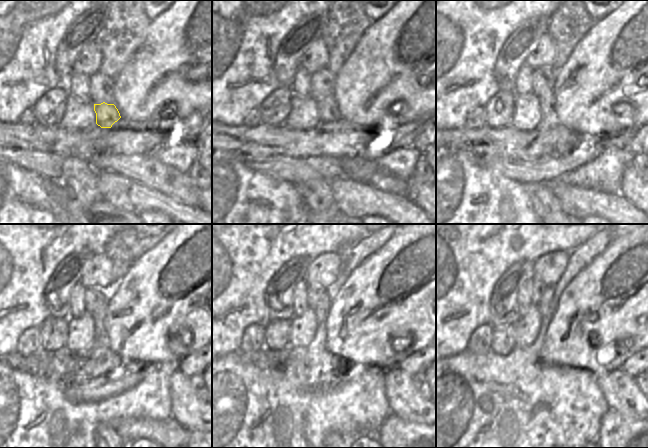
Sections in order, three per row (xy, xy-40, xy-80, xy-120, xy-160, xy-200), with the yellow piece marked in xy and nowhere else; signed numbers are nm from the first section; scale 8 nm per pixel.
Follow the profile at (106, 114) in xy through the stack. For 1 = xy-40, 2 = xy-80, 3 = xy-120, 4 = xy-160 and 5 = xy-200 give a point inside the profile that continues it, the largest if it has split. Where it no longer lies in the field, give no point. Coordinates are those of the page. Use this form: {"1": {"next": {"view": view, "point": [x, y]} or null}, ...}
{"1": {"next": {"view": "xy-40", "point": [328, 108]}}, "2": {"next": {"view": "xy-80", "point": [547, 101]}}, "3": {"next": {"view": "xy-120", "point": [103, 341]}}, "4": {"next": {"view": "xy-160", "point": [322, 309]}}, "5": {"next": {"view": "xy-200", "point": [546, 305]}}}

